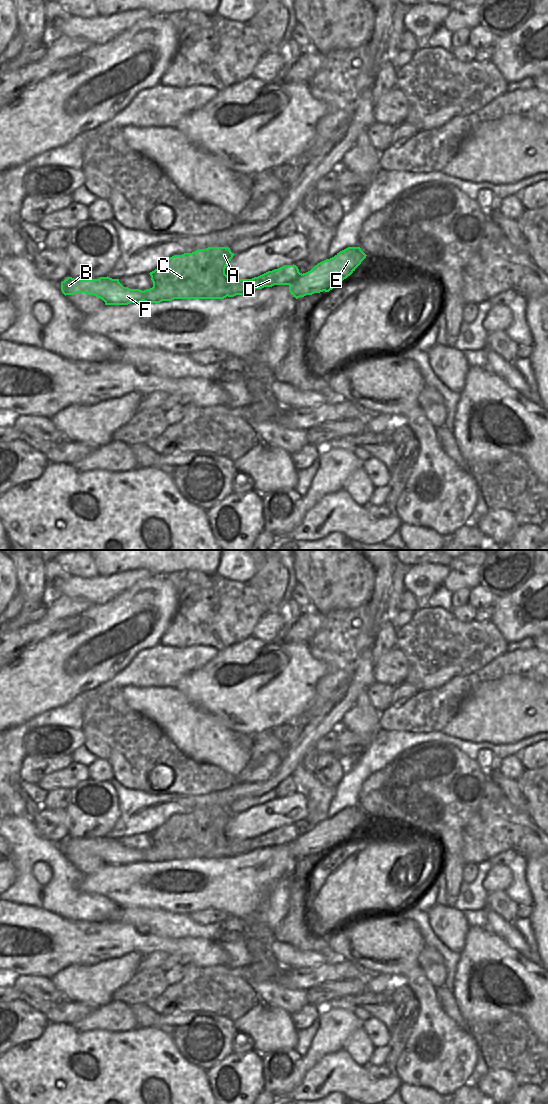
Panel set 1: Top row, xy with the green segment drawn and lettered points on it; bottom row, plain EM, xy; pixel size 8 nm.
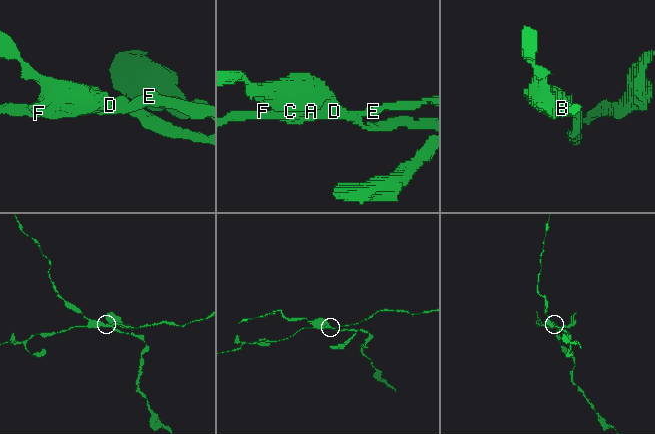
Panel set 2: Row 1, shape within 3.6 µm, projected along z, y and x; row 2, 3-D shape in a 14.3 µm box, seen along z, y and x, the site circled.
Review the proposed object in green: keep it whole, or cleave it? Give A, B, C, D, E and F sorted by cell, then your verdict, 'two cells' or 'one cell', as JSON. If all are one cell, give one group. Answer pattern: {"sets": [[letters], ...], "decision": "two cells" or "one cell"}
{"sets": [["A", "C", "D"], ["B", "E", "F"]], "decision": "two cells"}

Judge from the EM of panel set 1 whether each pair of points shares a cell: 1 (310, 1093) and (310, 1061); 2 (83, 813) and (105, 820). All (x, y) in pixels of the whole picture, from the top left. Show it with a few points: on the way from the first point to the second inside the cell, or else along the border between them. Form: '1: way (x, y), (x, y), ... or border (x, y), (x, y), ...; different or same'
1: border (329, 1054), (322, 1057), (295, 1086); different
2: way (88, 814), (100, 816); same

